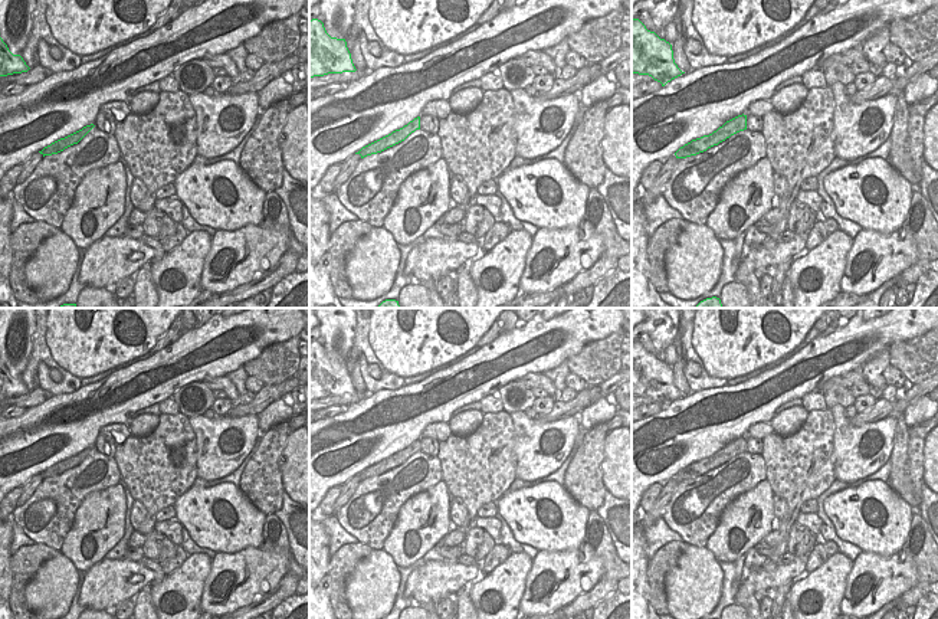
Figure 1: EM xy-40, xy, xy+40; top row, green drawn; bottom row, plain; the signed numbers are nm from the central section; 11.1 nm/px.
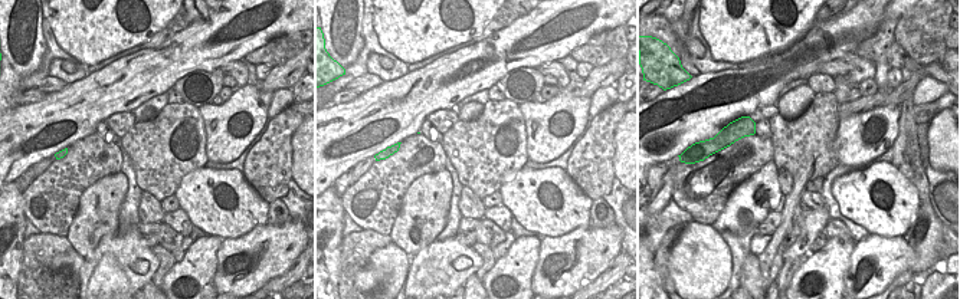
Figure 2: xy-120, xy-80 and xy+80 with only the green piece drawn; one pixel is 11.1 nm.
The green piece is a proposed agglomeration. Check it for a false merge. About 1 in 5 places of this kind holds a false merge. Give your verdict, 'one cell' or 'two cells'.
two cells

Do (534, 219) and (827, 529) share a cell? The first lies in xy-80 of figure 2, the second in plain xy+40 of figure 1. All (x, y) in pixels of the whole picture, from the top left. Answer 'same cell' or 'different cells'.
different cells

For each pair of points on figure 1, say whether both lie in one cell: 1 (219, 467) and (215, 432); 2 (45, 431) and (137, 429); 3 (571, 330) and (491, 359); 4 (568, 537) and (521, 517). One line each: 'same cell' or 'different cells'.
1: same cell
2: different cells
3: same cell
4: same cell

